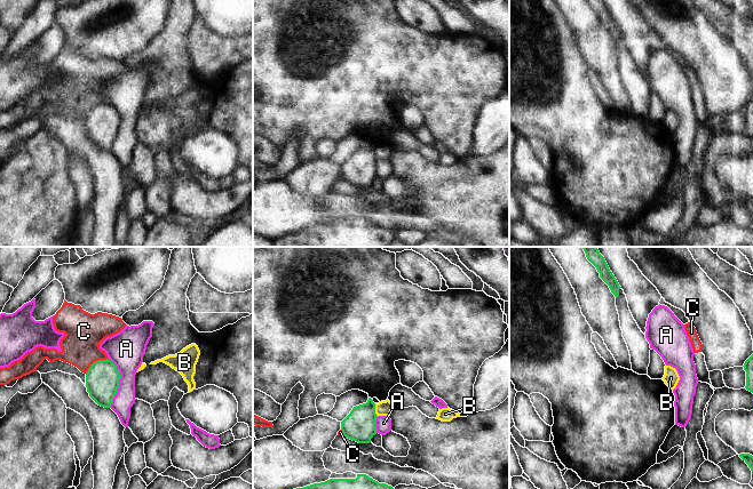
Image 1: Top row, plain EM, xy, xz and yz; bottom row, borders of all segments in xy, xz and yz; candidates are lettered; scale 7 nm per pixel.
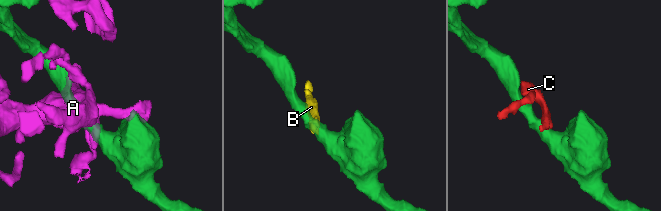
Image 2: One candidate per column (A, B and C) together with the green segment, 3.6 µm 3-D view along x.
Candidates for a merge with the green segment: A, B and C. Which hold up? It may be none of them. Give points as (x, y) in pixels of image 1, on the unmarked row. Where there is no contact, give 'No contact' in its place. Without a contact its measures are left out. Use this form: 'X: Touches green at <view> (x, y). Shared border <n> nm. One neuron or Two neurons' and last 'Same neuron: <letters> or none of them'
A: Touches green at xy (118, 127). Shared border 340 nm. Two neurons
B: Touches green at xz (374, 154). Shared border 100 nm. Two neurons
C: Touches green at xy (96, 105). Shared border 200 nm. Two neurons
Same neuron: none of them

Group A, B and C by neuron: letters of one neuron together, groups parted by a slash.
A / B / C

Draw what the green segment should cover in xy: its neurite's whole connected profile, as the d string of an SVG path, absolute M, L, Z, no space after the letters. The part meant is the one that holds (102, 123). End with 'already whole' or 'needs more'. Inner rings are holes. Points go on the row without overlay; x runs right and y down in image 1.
M98 104L90 109L86 118L87 136L98 150L110 152L120 122L121 119L111 104Z | already whole

